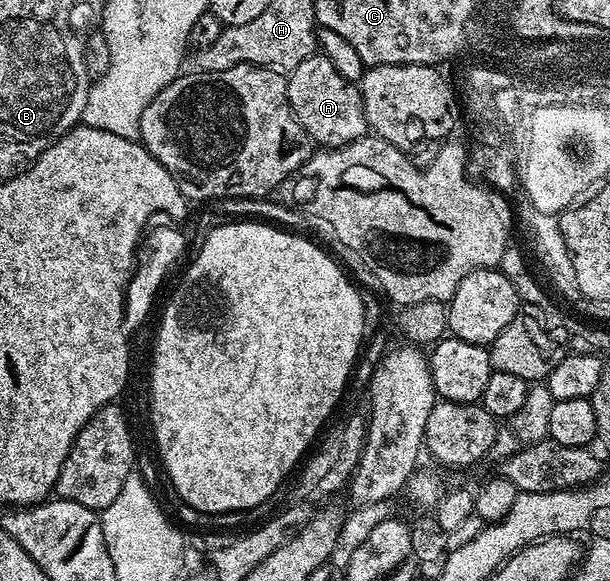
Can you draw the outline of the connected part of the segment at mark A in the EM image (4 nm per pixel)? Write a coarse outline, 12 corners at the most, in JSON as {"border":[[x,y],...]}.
{"border":[[322,54],[287,77],[313,145],[345,148],[369,131],[359,87]]}

